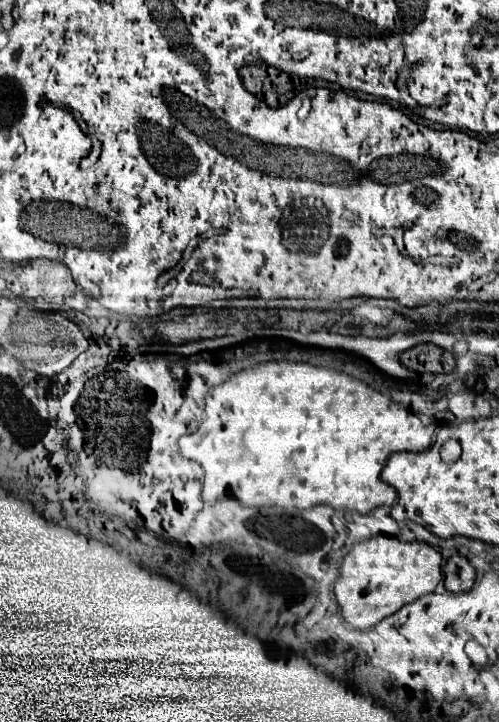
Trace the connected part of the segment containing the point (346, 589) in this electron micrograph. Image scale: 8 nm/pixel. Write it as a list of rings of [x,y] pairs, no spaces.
[[[374,536],[358,542],[342,560],[334,594],[344,620],[356,630],[366,630],[404,604],[434,592],[440,580],[442,554],[434,546],[426,542],[400,542],[396,536]]]

